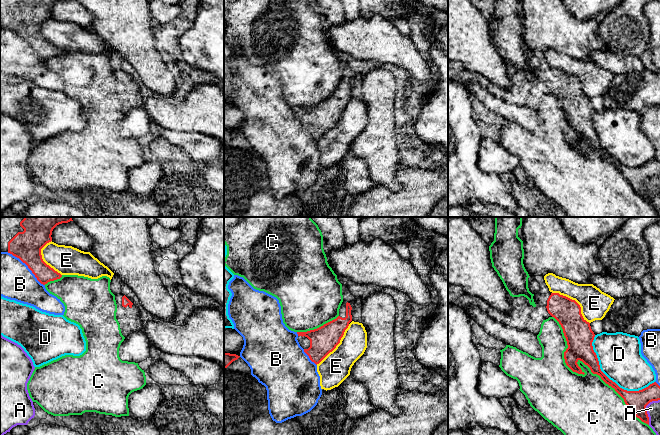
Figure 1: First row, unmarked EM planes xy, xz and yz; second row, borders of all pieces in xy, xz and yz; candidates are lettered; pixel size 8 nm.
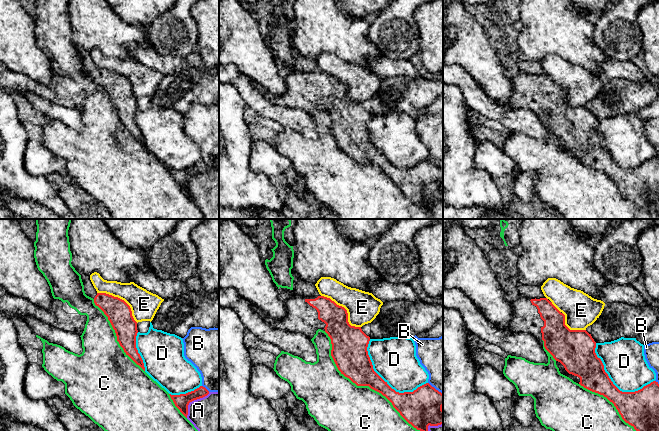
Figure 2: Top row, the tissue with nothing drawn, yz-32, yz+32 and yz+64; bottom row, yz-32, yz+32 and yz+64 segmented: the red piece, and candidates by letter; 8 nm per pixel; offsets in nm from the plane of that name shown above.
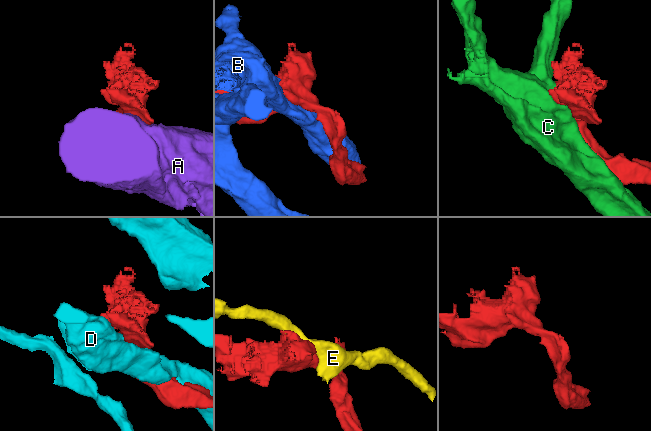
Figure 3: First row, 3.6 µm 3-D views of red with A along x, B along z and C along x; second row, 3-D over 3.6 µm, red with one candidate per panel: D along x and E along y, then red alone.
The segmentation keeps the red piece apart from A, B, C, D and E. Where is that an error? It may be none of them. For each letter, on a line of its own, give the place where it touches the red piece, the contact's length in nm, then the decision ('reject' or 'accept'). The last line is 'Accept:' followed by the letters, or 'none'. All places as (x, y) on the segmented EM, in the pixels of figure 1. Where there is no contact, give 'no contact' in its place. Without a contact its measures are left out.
A: yz (645, 409) | 220 nm | reject
B: xy (27, 265) | 400 nm | reject
C: yz (579, 359) | 1150 nm | reject
D: yz (609, 379) | 600 nm | reject
E: yz (575, 301) | 400 nm | reject
Accept: none

